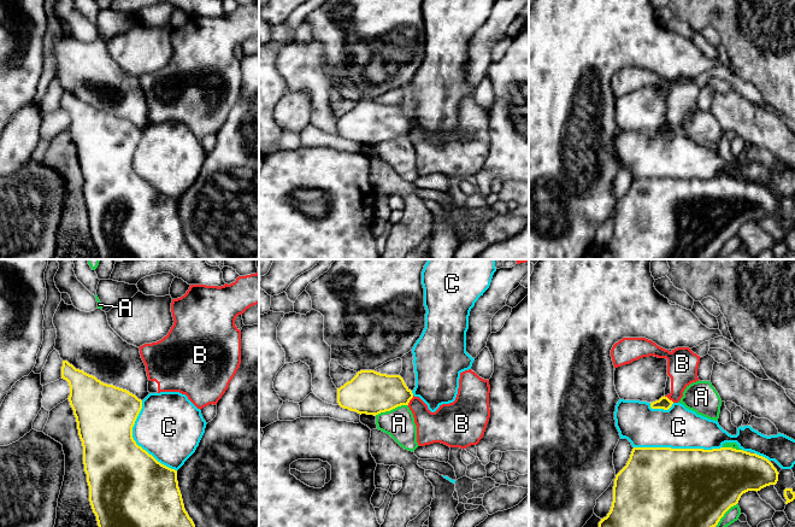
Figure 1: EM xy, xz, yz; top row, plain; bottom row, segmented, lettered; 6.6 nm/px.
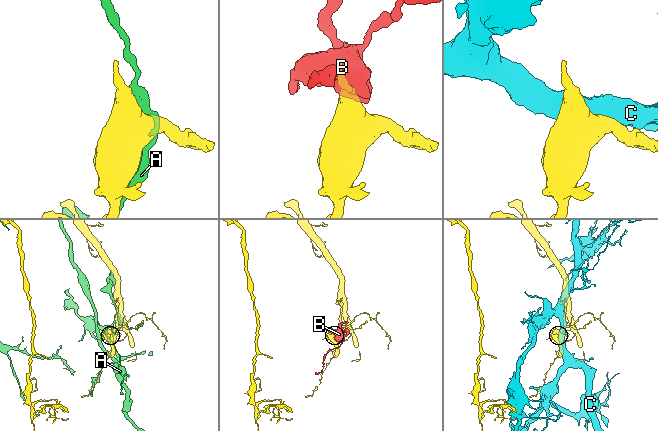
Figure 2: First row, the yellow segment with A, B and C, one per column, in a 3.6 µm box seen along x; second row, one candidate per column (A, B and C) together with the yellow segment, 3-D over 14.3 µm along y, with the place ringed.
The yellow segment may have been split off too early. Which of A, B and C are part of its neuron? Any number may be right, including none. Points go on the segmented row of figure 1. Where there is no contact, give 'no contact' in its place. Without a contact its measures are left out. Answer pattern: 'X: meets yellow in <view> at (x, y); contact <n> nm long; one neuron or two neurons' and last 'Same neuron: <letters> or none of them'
A: meets yellow in xz at (390, 409); contact 240 nm long; two neurons
B: meets yellow in xz at (410, 399); contact 80 nm long; two neurons
C: meets yellow in yz at (678, 449); contact 600 nm long; two neurons
Same neuron: none of them

